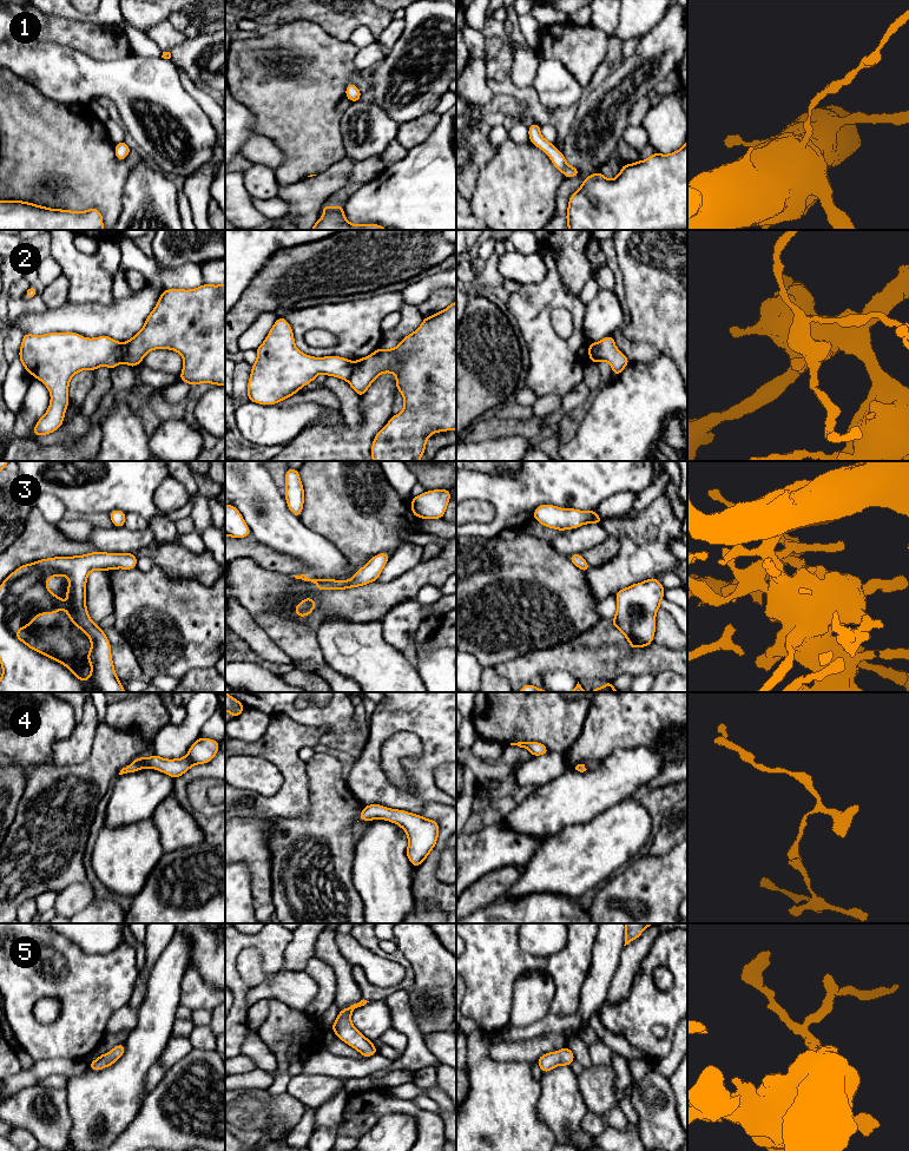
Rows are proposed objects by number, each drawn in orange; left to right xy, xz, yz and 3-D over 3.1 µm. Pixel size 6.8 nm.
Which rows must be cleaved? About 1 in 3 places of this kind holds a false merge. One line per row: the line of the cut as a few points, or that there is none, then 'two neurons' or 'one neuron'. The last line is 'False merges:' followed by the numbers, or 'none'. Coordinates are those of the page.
1: no cut; one neuron
2: cut in xy along (120, 343), (122, 361); two neurons
3: no cut; one neuron
4: no cut; one neuron
5: no cut; one neuron
False merges: 2

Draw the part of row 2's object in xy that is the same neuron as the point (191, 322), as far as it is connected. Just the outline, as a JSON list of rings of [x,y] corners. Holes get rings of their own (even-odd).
[[[204,283],[191,290],[166,289],[145,320],[143,329],[121,343],[121,362],[136,367],[153,349],[170,349],[180,354],[184,367],[180,380],[195,386],[225,386],[225,283]]]

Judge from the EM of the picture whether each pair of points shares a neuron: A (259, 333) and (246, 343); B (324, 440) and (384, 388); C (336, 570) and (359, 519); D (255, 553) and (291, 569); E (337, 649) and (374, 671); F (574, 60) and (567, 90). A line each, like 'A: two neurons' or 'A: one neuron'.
A: one neuron
B: one neuron
C: two neurons
D: one neuron
E: one neuron
F: two neurons

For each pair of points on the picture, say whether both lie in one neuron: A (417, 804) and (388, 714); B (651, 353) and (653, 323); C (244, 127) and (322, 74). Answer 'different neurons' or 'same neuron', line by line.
A: same neuron
B: different neurons
C: different neurons

